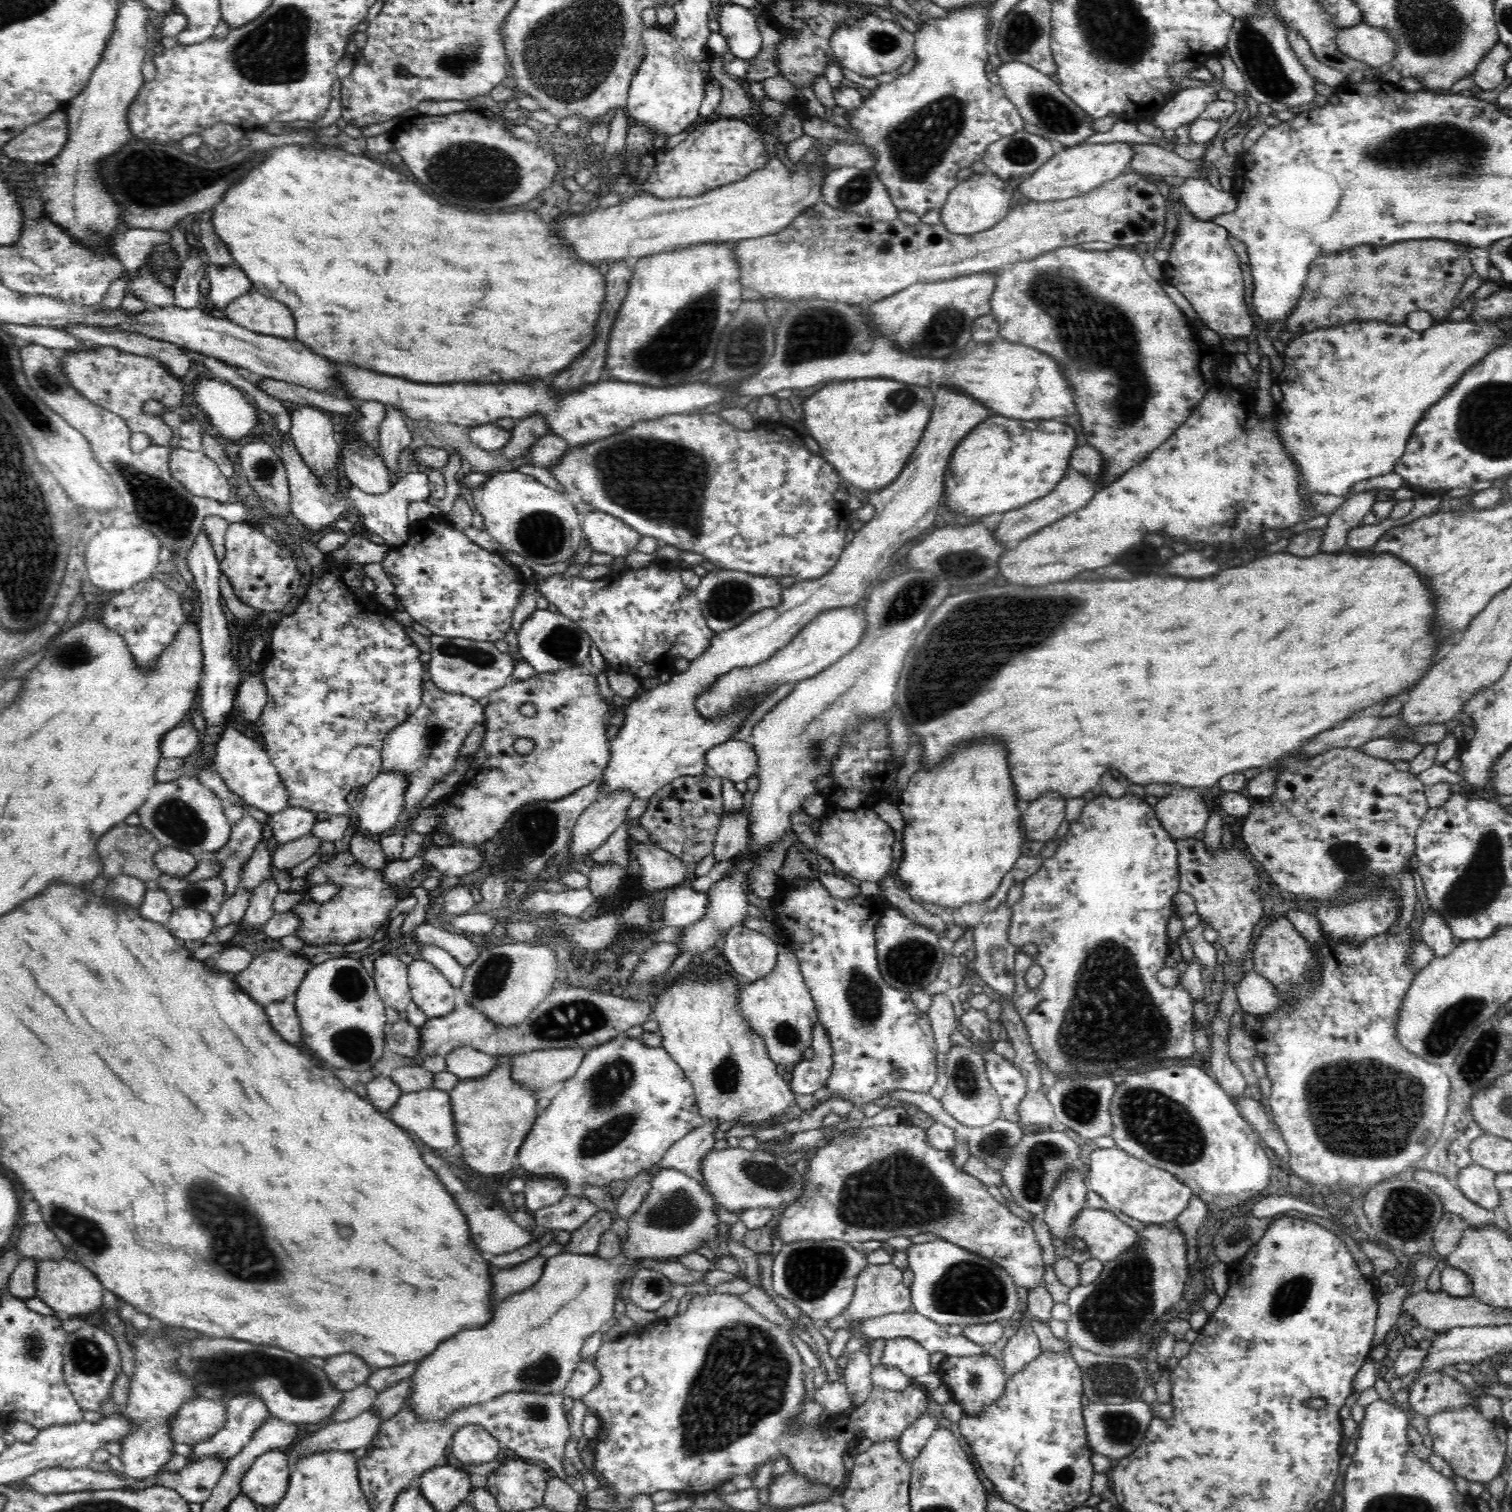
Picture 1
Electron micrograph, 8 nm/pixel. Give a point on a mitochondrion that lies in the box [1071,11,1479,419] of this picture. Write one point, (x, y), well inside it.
(1263, 65)

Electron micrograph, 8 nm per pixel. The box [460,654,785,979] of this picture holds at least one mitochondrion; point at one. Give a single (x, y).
(537, 828)

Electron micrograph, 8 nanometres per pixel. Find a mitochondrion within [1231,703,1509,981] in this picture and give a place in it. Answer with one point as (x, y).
(1475, 890)

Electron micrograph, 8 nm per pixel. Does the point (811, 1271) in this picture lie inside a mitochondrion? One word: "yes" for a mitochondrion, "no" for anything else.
yes

